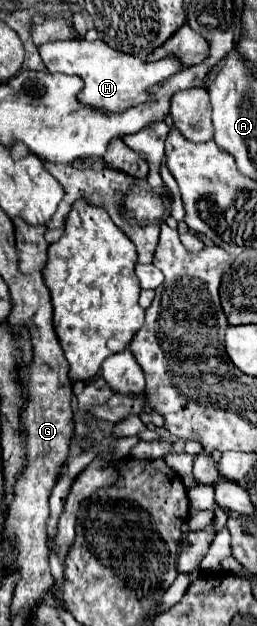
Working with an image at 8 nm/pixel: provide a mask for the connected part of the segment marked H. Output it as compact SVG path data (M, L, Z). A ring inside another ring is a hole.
M84 38L54 40L54 42L46 42L46 44L38 46L38 52L50 74L62 72L62 74L70 74L70 76L74 76L74 74L80 76L84 80L84 88L78 92L78 100L84 106L90 106L90 110L102 110L106 114L122 112L130 106L152 100L152 96L148 94L148 88L182 70L180 62L176 58L142 62L136 56L112 50L110 46L106 46L100 40L96 40L96 42L88 42Z

